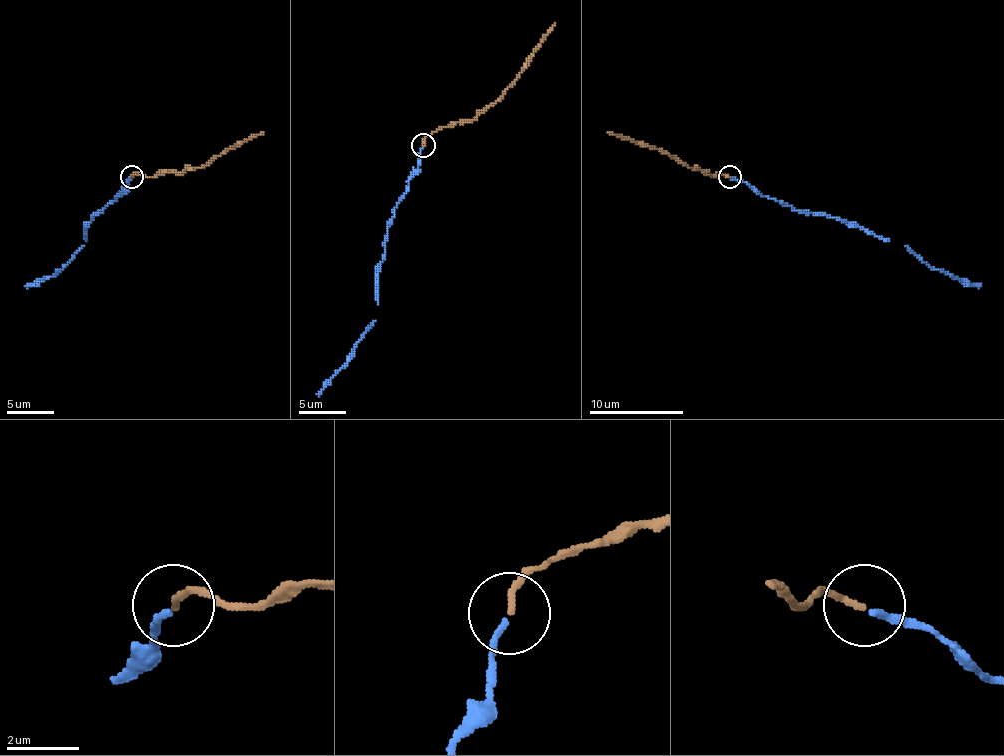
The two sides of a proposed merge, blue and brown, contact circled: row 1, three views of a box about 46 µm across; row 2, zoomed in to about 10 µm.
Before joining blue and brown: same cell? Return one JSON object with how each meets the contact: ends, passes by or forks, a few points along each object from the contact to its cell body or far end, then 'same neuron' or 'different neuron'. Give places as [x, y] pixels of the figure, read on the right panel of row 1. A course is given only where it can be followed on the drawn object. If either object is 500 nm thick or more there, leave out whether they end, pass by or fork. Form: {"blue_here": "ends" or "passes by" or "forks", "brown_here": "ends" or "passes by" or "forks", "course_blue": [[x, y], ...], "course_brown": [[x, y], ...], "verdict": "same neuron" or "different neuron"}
{"blue_here": "ends", "brown_here": "ends", "course_blue": [[730, 177], [749, 184], [763, 196], [813, 215], [855, 222], [881, 238], [905, 246], [936, 269], [981, 286]], "course_brown": [[730, 177], [711, 177], [662, 151], [607, 132]], "verdict": "same neuron"}

